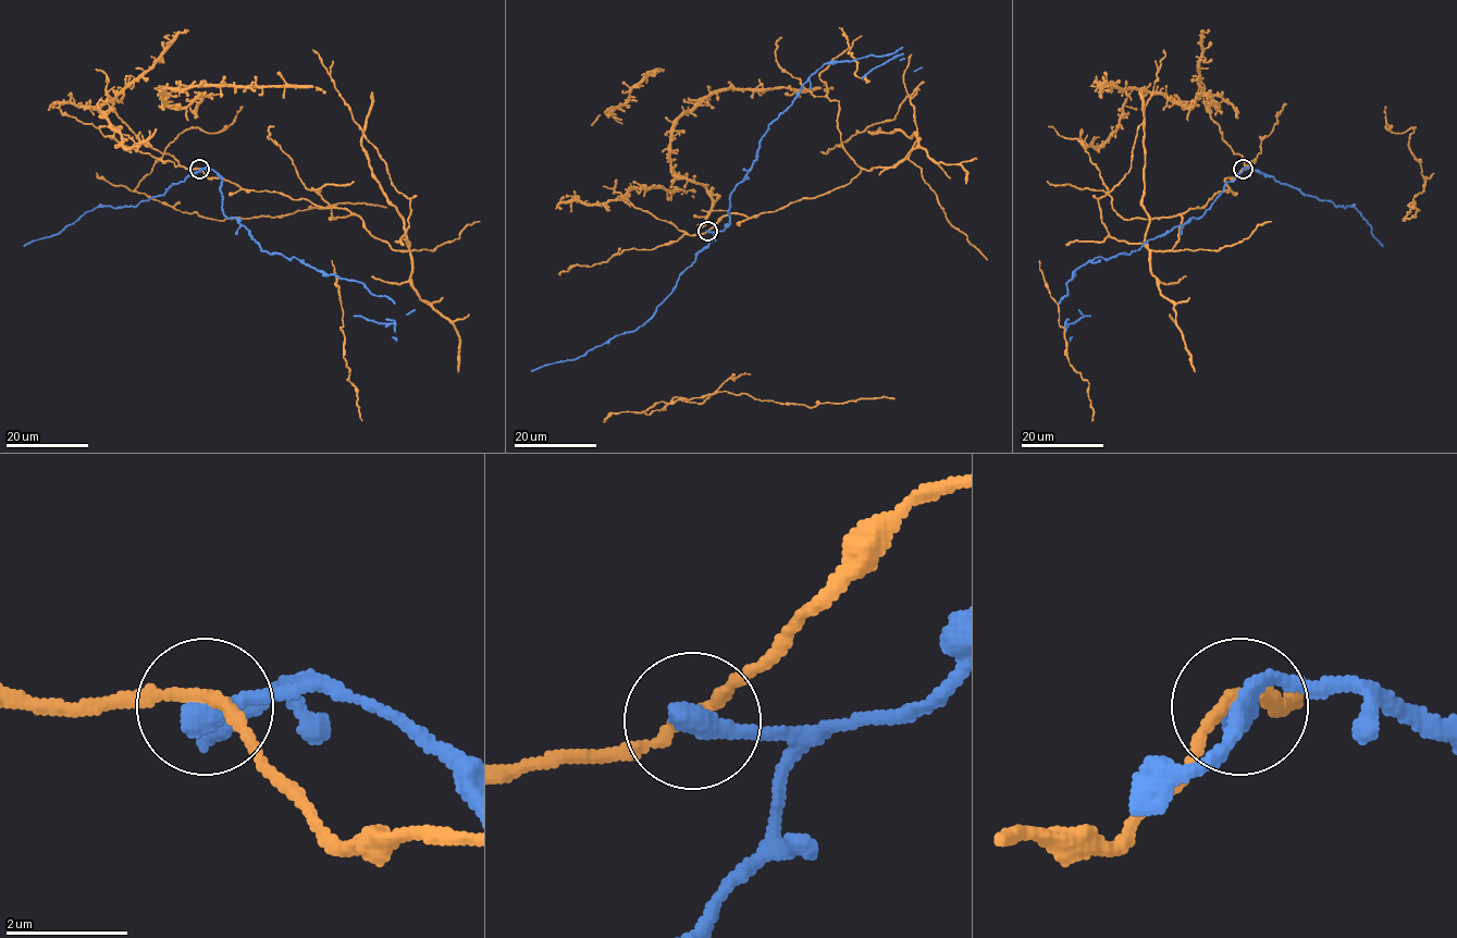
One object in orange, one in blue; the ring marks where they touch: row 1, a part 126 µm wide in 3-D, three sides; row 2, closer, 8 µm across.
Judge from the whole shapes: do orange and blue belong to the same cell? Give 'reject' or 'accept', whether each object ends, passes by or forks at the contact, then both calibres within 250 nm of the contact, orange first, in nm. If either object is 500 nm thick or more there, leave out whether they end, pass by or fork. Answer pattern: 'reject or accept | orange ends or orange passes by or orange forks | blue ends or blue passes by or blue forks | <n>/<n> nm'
reject | orange passes by | blue ends | 200/440 nm

